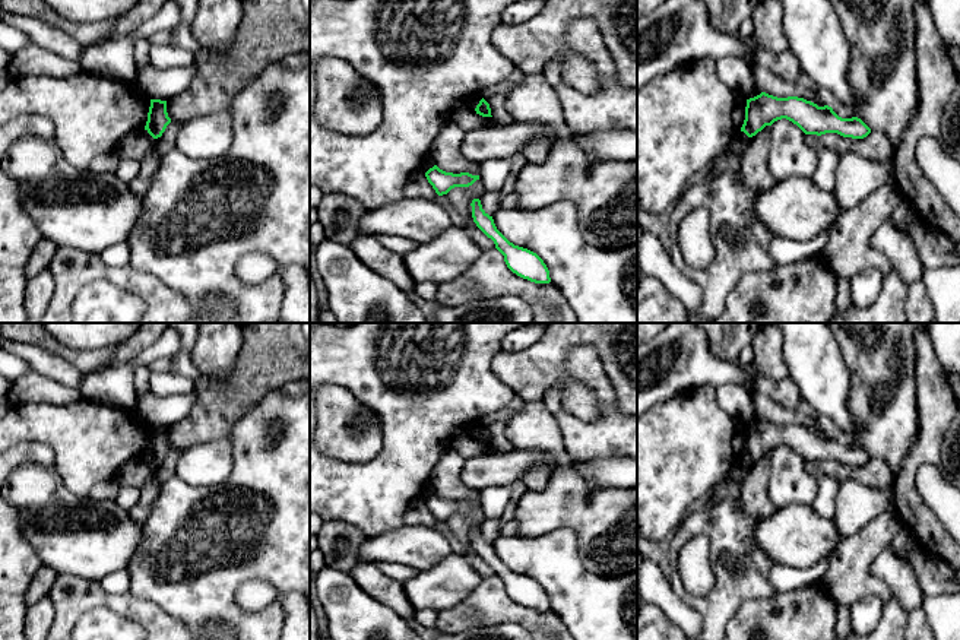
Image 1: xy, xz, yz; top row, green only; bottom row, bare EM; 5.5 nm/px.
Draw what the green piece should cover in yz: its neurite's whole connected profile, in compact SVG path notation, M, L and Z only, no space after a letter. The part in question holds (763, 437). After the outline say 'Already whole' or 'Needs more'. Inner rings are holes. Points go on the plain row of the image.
M766 419L747 427L741 459L753 465L782 446L796 452L805 462L837 460L843 465L864 466L871 460L861 446L842 446L828 433L818 434L804 425L777 425Z. Already whole

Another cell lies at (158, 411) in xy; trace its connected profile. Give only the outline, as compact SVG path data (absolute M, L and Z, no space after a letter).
M151 389L136 396L134 414L149 427L168 428L186 418L196 400L196 390L188 393L158 396Z

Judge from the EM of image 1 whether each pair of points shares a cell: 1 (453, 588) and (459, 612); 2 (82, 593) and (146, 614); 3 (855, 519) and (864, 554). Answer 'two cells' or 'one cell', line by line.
1: two cells
2: one cell
3: two cells

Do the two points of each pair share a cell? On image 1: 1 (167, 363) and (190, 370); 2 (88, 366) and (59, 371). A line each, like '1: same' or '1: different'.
1: same
2: different

